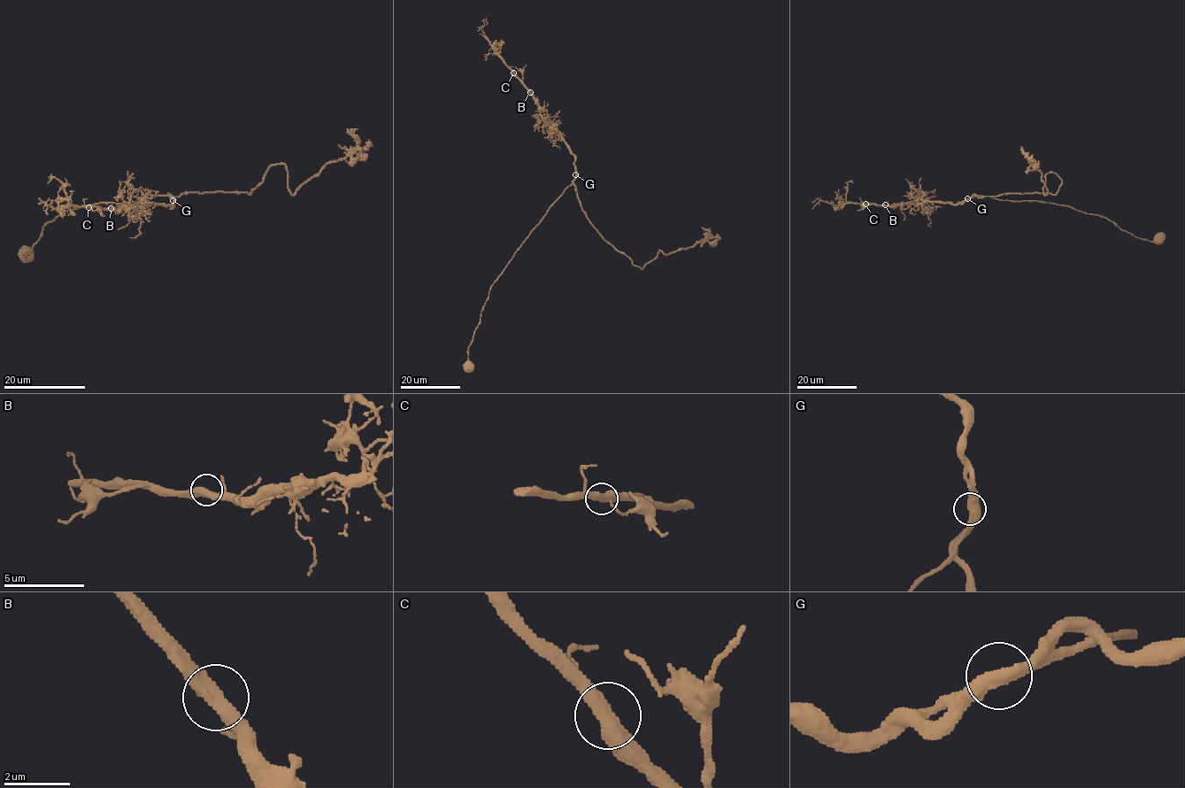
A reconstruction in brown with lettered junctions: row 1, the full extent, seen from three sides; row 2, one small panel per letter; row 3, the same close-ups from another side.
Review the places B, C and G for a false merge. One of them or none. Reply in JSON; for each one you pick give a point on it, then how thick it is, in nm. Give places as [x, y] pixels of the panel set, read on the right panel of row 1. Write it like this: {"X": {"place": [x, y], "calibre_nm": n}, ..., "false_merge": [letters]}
{"false_merge": []}

